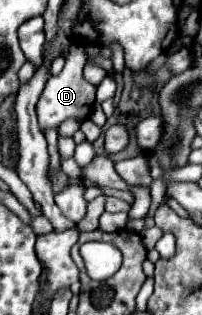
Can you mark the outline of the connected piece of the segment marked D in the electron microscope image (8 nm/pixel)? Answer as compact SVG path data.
M70 45L68 47L68 55L66 55L66 65L62 69L60 75L56 77L50 77L40 99L38 99L38 105L36 105L36 115L38 115L38 125L40 125L40 131L44 133L46 129L58 129L60 123L64 123L66 119L70 117L76 117L76 119L86 119L90 117L92 113L92 107L94 107L94 93L96 93L96 87L90 85L84 77L82 77L82 69L86 65L86 53L80 45Z

